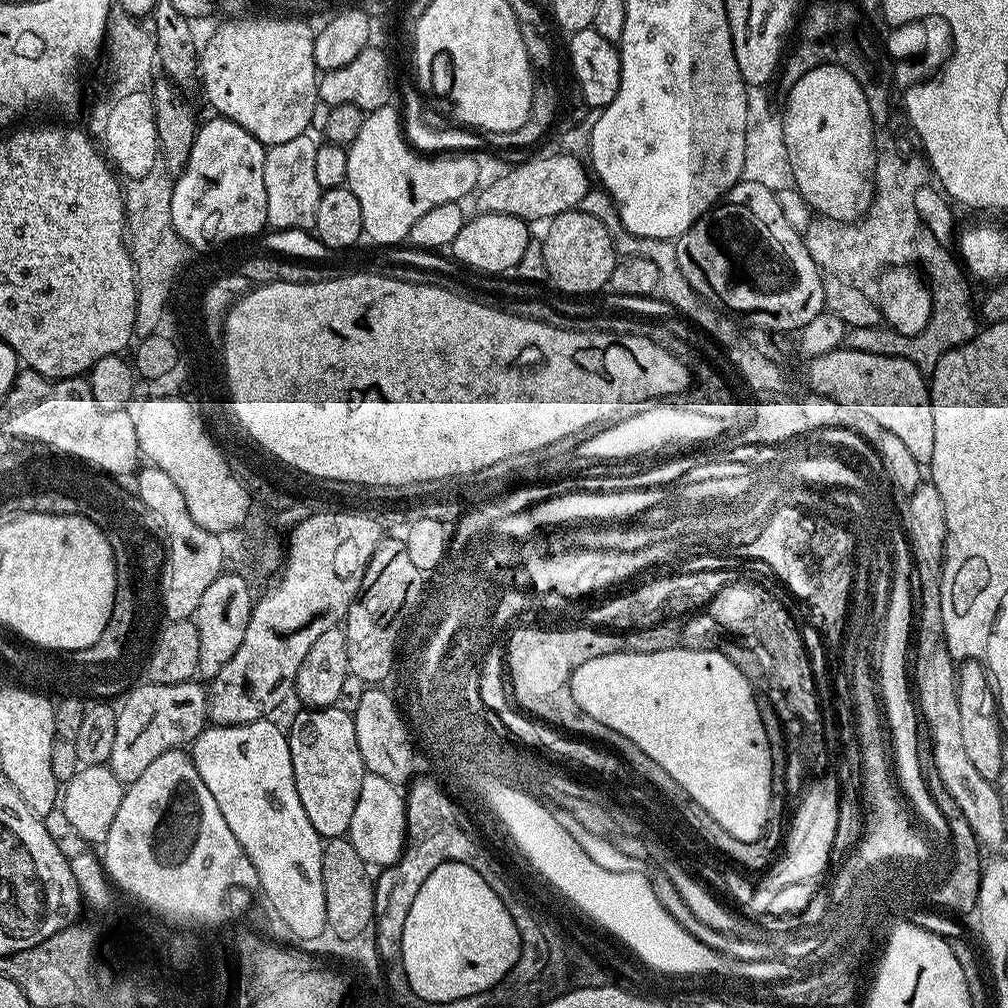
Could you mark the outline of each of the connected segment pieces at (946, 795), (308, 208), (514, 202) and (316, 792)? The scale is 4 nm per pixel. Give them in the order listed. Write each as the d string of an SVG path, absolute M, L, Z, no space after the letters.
M922 718L917 719L916 722L916 738L916 753L918 754L920 773L924 779L924 785L927 786L928 792L932 795L932 801L946 818L948 823L947 835L952 836L951 855L956 859L956 872L952 872L952 880L948 880L948 888L944 888L944 893L940 894L939 907L944 910L953 908L956 912L966 910L975 913L982 899L980 894L980 874L982 871L980 852L982 852L982 845L977 842L974 830L970 830L969 823L966 822L966 814L962 814L962 810L958 810L958 802L954 802L950 790L946 790L946 785L942 783L942 777L938 774L938 766L934 762L930 726Z
M305 134L290 138L290 142L271 145L264 154L264 181L266 182L266 206L269 229L316 227L316 211L322 189L314 171L314 154L317 141Z
M563 155L564 156L540 156L537 160L528 160L525 164L520 164L517 168L512 168L509 172L502 173L497 180L490 181L488 185L485 183L483 187L475 193L475 211L477 213L489 212L490 214L510 214L511 216L517 216L519 220L526 220L529 222L541 220L541 222L544 222L563 212L579 209L590 191L590 185L588 185L588 176L590 180L590 172L585 165L584 169L583 166L576 161L579 159L577 159L575 155Z
M335 706L300 711L304 712L293 718L292 729L289 727L286 735L302 810L306 810L310 826L314 826L320 837L347 837L350 818L354 818L354 806L358 806L358 794L366 775L356 741L353 713L343 712Z

